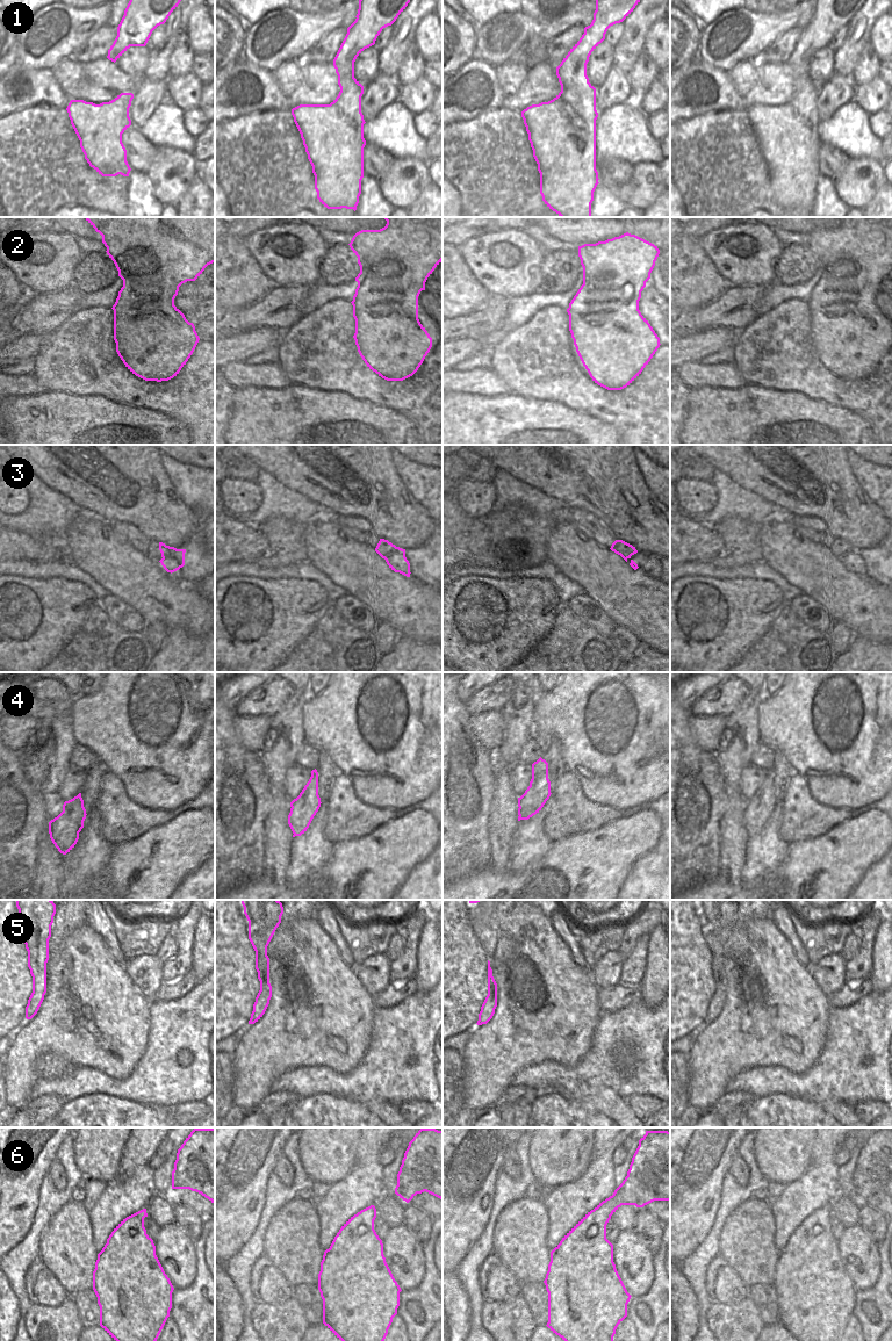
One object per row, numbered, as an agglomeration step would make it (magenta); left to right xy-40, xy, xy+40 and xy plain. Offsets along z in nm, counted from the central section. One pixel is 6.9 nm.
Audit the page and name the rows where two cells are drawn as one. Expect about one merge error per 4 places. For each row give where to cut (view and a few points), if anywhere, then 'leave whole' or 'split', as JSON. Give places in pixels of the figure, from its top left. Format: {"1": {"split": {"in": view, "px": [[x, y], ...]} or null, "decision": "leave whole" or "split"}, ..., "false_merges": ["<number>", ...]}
{"1": {"split": null, "decision": "leave whole"}, "2": {"split": null, "decision": "leave whole"}, "3": {"split": null, "decision": "leave whole"}, "4": {"split": {"in": "xy", "px": [[289, 813], [289, 826]]}, "decision": "split"}, "5": {"split": null, "decision": "leave whole"}, "6": {"split": null, "decision": "leave whole"}, "false_merges": ["4"]}

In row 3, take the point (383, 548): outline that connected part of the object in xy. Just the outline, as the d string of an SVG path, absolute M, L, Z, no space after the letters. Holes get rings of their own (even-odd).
M380 539L375 551L386 560L391 570L410 577L410 563L405 557L405 549L396 547L388 540Z

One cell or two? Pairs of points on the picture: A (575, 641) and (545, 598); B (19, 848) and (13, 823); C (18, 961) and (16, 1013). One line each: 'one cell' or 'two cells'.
A: two cells
B: one cell
C: one cell

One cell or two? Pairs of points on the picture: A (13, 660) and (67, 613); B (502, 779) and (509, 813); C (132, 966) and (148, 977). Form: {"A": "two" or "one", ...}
{"A": "one", "B": "one", "C": "one"}

